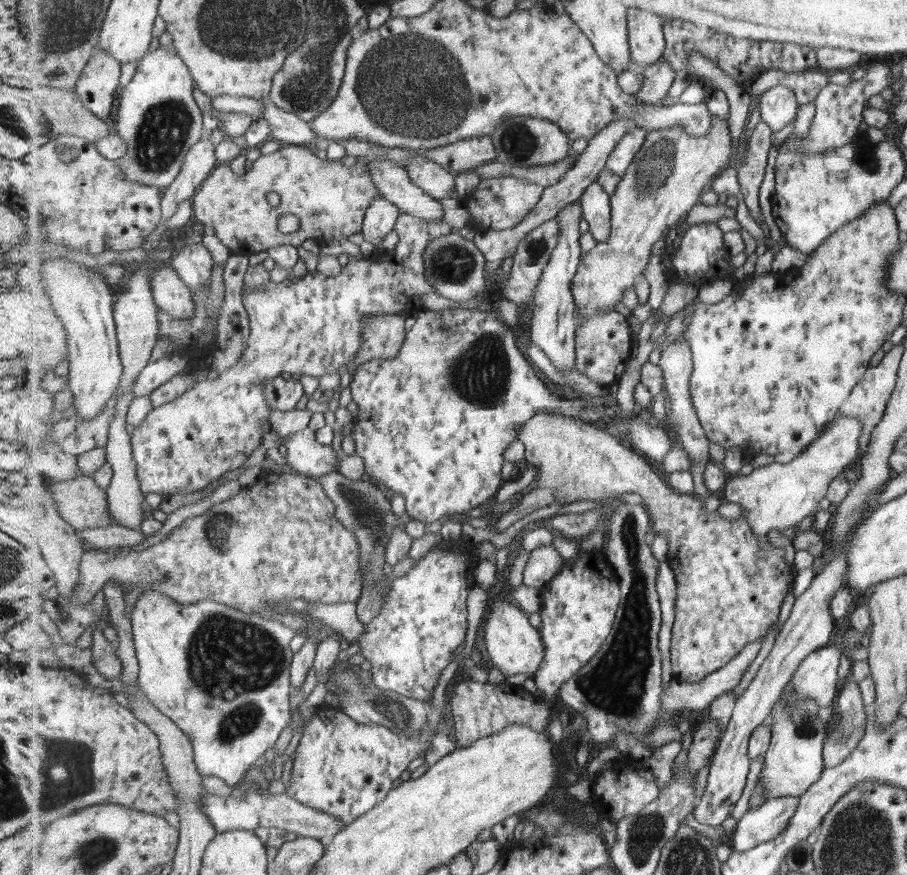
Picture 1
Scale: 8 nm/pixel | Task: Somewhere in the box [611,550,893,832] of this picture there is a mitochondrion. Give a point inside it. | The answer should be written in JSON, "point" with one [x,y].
{"point":[805,726]}

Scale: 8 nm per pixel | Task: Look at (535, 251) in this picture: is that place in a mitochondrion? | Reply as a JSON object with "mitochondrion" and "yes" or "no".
{"mitochondrion":"yes"}

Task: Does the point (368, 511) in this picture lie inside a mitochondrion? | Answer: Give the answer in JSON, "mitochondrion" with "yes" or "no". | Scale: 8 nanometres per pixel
{"mitochondrion":"yes"}

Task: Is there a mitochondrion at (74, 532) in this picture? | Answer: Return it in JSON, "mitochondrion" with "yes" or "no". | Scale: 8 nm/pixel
{"mitochondrion":"no"}

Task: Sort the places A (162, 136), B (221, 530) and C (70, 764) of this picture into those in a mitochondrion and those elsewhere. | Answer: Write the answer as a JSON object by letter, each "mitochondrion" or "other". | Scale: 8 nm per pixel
{"A":"mitochondrion","B":"mitochondrion","C":"mitochondrion"}

